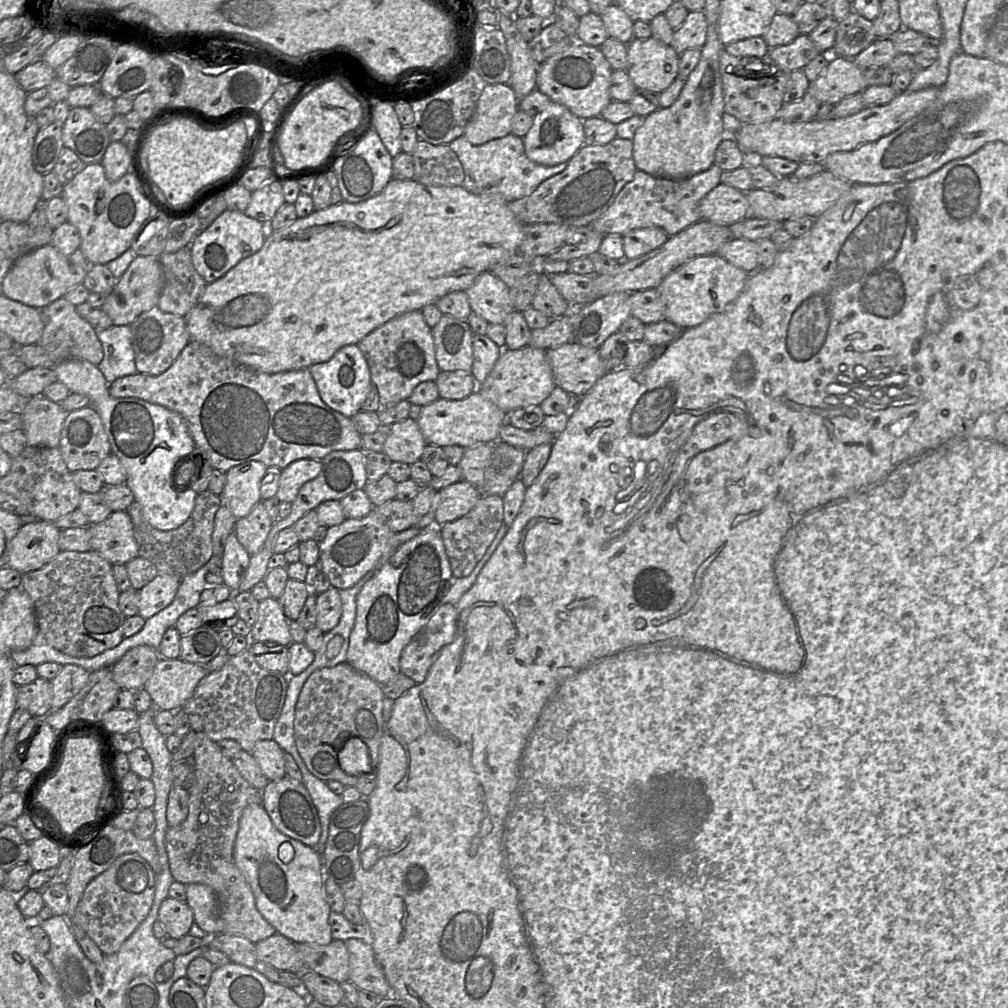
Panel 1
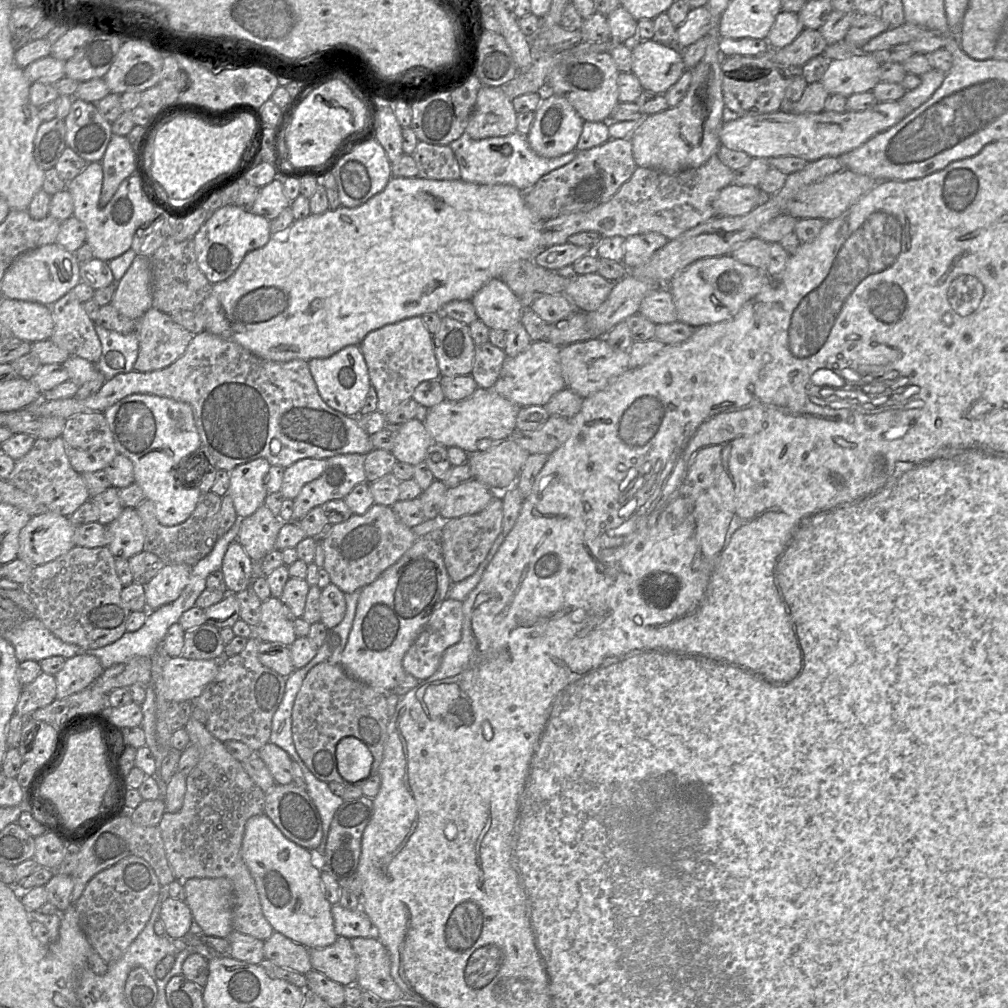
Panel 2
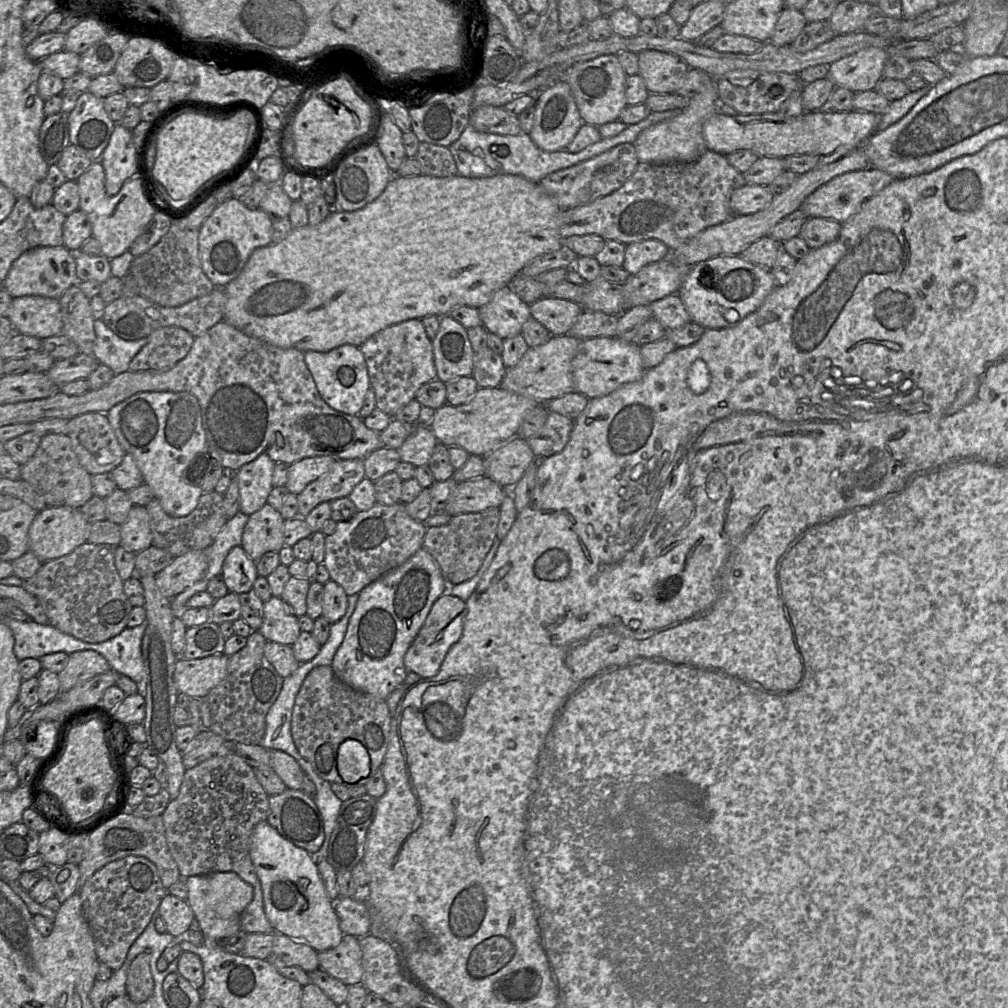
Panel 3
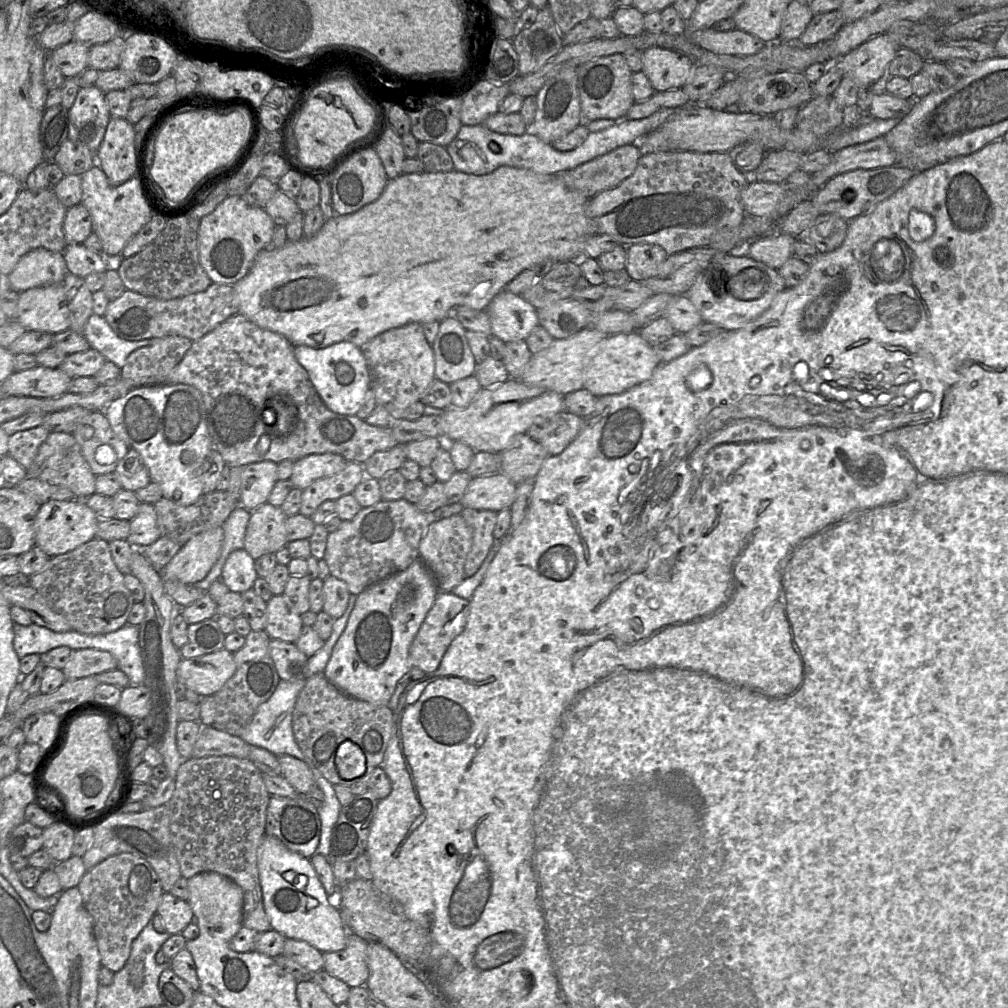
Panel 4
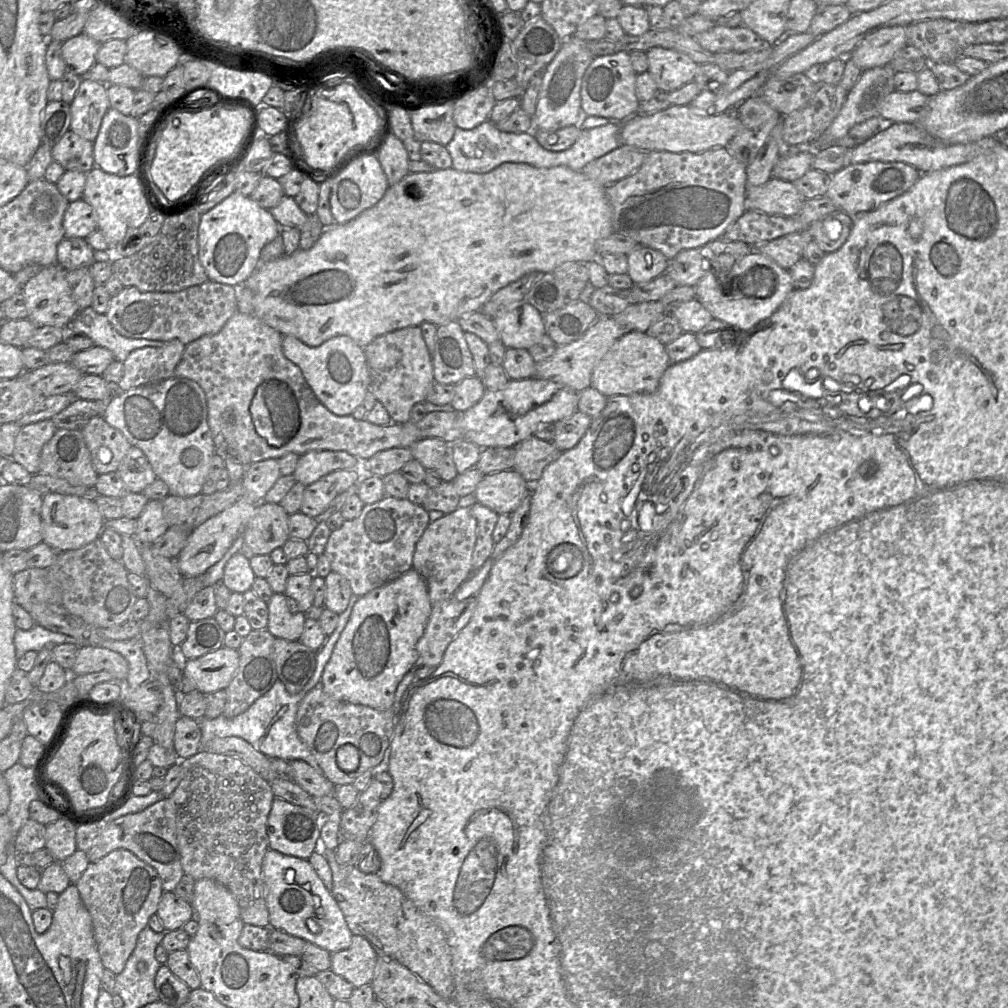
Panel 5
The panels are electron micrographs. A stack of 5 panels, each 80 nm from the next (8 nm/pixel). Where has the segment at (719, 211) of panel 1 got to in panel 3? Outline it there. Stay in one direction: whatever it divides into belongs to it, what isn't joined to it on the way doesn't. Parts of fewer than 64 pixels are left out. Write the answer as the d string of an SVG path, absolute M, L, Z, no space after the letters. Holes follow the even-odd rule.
M745 184L735 189L730 197L730 208L734 216L753 214L763 210L773 199L768 186Z

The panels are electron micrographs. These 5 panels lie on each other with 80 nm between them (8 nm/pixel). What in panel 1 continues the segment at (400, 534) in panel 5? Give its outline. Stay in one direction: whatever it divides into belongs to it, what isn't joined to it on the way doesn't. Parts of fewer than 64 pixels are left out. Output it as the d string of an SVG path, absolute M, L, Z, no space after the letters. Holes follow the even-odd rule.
M374 510L363 518L346 518L342 523L330 526L319 543L320 571L328 576L332 587L350 588L369 571L389 560L396 551L394 534Z

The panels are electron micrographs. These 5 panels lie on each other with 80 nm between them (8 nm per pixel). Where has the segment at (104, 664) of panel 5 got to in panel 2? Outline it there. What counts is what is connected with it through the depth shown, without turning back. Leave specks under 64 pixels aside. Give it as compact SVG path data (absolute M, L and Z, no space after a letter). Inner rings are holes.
M81 654L66 659L62 669L54 675L56 698L65 698L91 686L103 671L99 659L94 655Z

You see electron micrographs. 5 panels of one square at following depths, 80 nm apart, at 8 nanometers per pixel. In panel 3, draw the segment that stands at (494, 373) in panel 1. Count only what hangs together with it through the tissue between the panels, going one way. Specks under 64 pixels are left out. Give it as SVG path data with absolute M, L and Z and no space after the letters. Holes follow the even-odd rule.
M572 335L551 336L545 344L529 347L517 365L506 369L498 387L531 398L539 404L547 404L565 394L576 392L572 360L580 341Z

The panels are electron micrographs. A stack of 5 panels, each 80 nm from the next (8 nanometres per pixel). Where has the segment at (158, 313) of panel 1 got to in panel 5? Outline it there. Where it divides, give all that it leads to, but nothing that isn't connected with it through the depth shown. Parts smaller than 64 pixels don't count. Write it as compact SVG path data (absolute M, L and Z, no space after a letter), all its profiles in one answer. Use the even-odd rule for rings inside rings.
M178 340L162 347L147 346L132 351L125 359L124 374L117 383L117 392L160 382L174 376L186 345Z

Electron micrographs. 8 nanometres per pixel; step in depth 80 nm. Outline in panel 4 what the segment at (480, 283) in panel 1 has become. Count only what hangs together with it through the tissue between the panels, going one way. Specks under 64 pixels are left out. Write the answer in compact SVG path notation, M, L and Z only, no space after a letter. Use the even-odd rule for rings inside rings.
M507 290L500 291L485 311L490 319L492 336L504 343L525 340L539 325L536 308Z

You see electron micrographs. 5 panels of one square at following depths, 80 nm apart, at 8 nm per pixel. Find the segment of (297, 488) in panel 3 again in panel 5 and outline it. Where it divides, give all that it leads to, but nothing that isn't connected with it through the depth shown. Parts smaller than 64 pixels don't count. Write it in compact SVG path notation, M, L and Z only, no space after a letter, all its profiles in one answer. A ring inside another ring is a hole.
M311 450L299 457L293 475L296 481L308 486L337 470L359 467L360 461L347 452Z

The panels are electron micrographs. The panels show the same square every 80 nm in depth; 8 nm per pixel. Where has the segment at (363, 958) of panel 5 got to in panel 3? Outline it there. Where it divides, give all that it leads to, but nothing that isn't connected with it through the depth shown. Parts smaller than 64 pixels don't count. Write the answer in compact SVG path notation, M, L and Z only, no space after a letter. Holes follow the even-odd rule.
M344 935L340 944L318 952L319 970L340 980L347 987L362 984L362 950L359 938Z

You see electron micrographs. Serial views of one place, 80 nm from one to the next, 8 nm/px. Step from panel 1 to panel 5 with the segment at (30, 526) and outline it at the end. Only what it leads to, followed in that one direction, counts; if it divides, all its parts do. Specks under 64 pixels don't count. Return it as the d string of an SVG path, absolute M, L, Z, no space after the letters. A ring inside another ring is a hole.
M49 493L43 496L41 507L43 542L58 552L79 549L99 538L105 527L93 495L75 496Z

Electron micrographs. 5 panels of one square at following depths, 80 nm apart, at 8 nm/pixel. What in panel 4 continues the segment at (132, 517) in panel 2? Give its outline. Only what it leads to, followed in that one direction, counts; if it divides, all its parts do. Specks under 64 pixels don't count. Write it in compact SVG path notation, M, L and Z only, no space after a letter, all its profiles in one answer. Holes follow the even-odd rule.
M140 503L135 516L130 520L130 533L126 541L135 549L144 549L160 536L154 505Z

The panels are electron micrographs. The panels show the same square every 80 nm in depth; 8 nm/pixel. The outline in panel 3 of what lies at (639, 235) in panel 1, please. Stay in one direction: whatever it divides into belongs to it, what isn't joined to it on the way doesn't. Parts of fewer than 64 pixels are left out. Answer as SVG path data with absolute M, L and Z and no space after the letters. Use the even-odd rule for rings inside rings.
M647 239L626 245L622 267L629 274L636 274L648 264L658 262L670 254L669 248L660 240Z

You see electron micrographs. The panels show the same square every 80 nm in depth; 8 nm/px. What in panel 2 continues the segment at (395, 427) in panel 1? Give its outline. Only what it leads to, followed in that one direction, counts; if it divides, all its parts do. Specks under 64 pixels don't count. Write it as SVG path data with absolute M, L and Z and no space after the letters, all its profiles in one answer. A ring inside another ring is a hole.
M411 419L399 425L392 455L398 462L415 466L424 462L427 449L433 443L422 422Z

